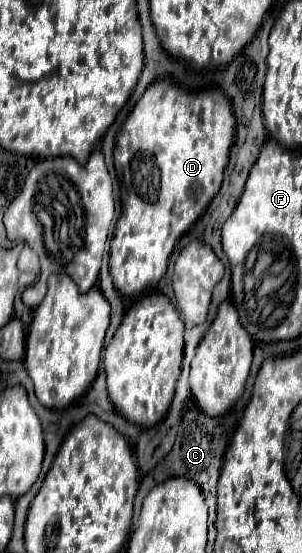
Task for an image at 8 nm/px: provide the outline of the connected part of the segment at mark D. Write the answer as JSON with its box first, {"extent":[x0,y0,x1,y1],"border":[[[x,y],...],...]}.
{"extent":[109,79,235,299],"border":[[[159,79],[137,101],[115,141],[115,171],[121,183],[123,209],[111,239],[109,271],[121,297],[135,299],[155,287],[165,275],[175,243],[203,215],[223,183],[233,137],[235,115],[231,103],[227,103],[227,97],[219,89],[189,93],[169,79]]]}

